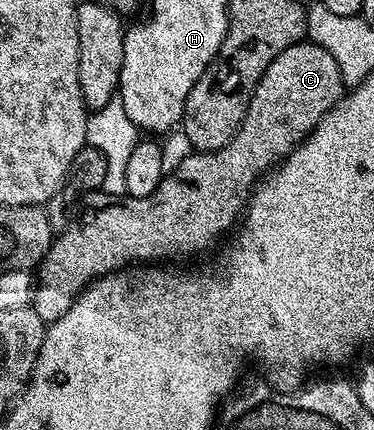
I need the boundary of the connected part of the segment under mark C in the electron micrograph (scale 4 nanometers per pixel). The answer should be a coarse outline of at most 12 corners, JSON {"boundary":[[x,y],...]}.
{"boundary":[[321,45],[277,53],[235,138],[149,197],[96,194],[52,238],[44,325],[126,263],[209,250],[344,94]]}

